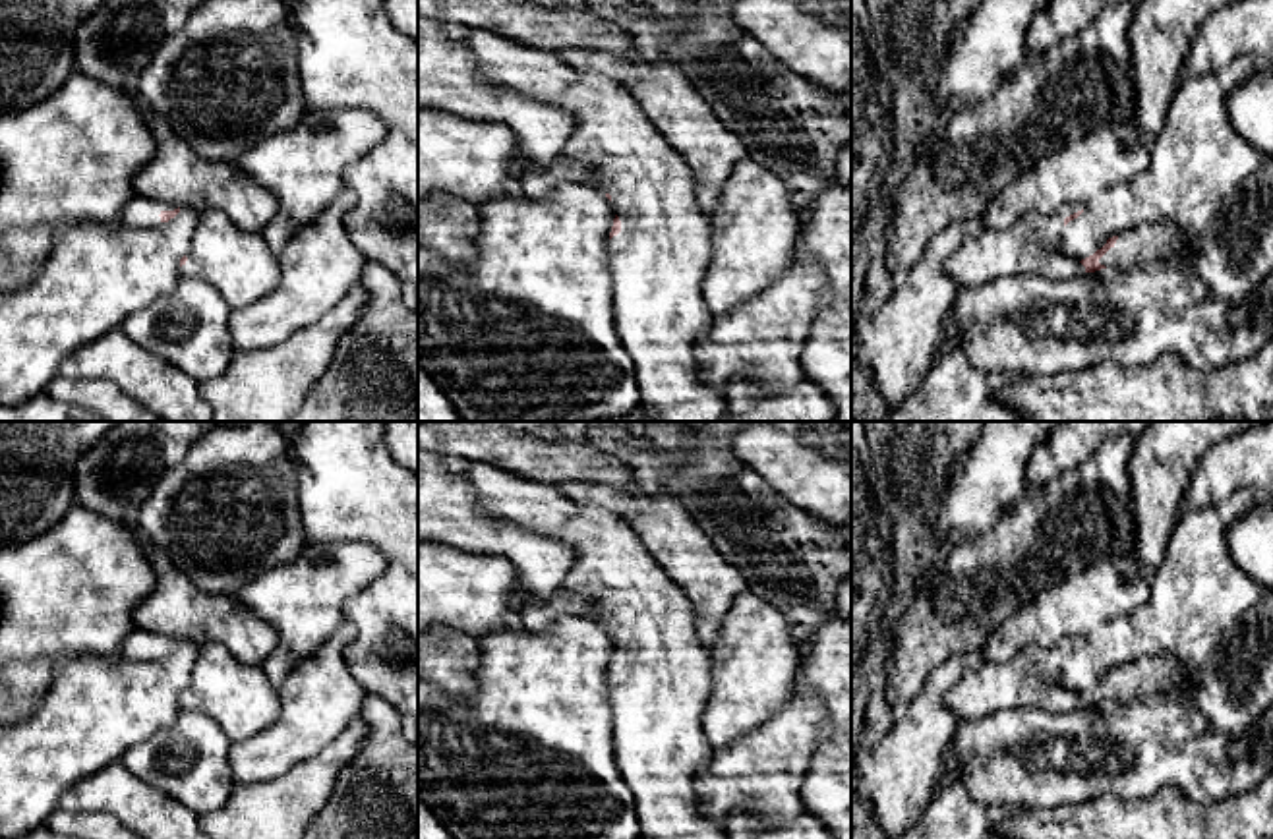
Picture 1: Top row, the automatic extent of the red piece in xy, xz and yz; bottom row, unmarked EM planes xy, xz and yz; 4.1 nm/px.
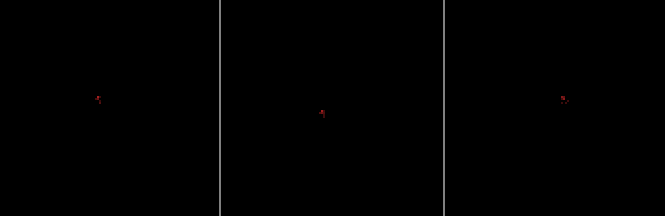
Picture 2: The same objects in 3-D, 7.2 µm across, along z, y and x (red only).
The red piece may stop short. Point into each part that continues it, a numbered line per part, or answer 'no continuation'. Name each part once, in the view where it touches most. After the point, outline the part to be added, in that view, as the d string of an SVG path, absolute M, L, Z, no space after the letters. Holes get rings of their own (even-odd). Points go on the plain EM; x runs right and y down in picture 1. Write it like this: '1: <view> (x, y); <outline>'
1: yz (1161, 677); M1145 655L1124 663L1116 677L1099 692L1110 704L1143 704L1147 698L1165 700L1190 688L1190 667L1170 655Z

